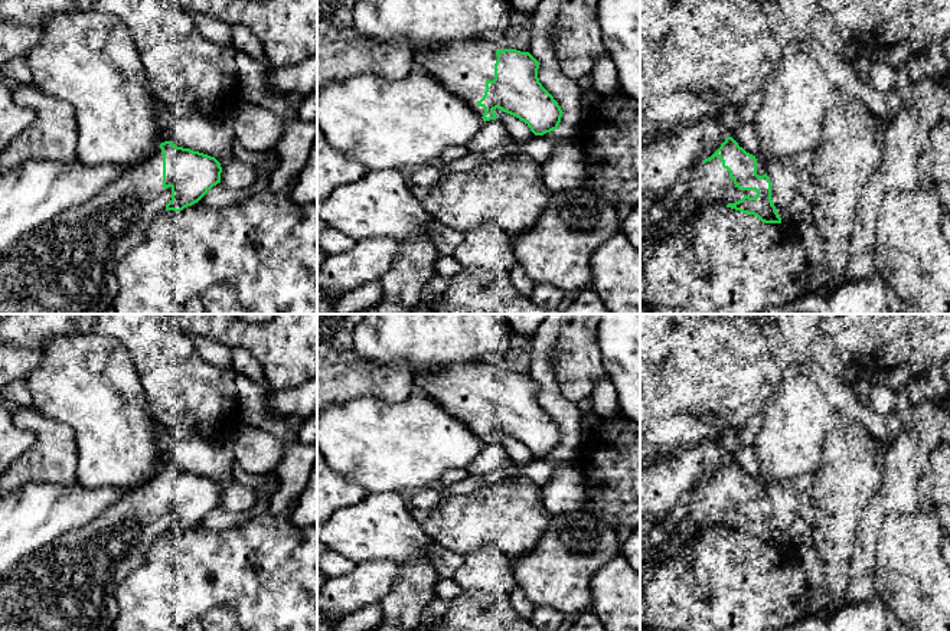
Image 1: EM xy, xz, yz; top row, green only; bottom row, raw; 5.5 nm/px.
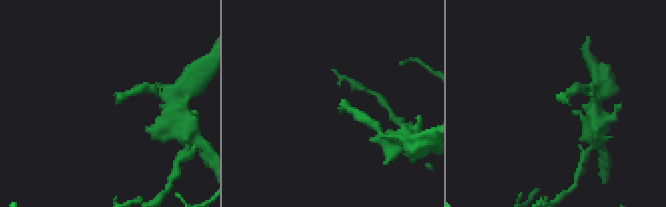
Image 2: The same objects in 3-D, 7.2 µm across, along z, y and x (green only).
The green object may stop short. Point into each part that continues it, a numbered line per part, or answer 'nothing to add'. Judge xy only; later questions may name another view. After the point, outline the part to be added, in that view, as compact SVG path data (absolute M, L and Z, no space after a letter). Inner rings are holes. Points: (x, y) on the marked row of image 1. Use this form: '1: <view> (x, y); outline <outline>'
1: xy (67, 265); outline M159 147L89 200L30 231L0 255L0 314L102 314L118 292L117 264L144 241L141 229L147 229L170 200L172 187L163 187L163 154Z

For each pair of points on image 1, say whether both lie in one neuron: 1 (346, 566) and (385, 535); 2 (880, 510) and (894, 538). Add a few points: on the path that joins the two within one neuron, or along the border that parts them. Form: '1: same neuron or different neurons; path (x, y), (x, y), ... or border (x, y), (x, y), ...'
1: different neurons; border (332, 549), (356, 564)
2: different neurons; border (888, 517), (878, 533), (874, 552)

